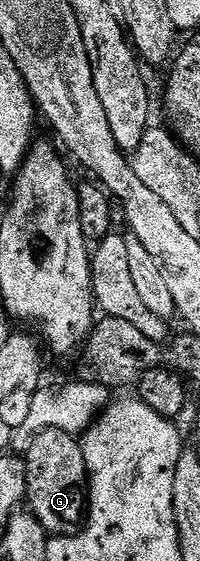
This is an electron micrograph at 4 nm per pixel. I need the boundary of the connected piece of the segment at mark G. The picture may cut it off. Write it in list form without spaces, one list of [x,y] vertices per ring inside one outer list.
[[[62,429],[39,431],[22,458],[26,465],[28,486],[26,503],[32,506],[29,507],[30,513],[49,536],[76,534],[84,525],[86,508],[90,503],[88,466],[81,440]]]

